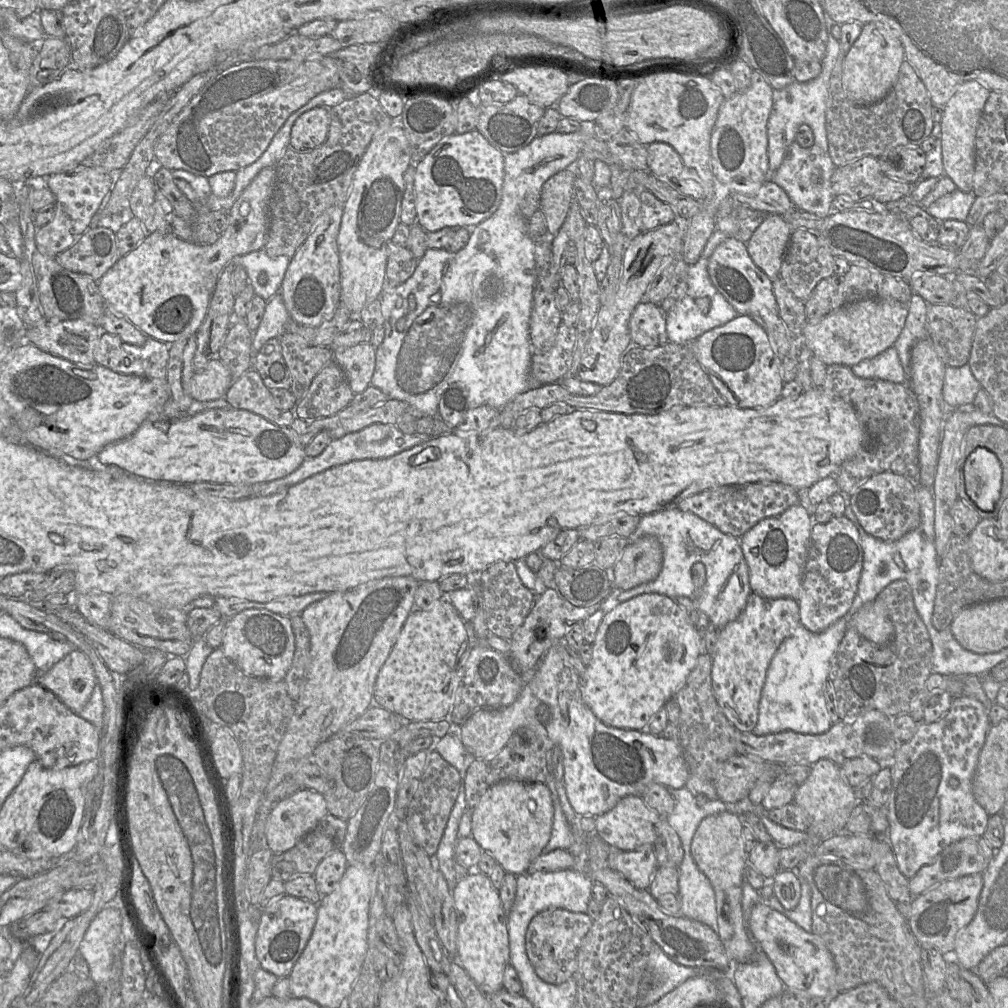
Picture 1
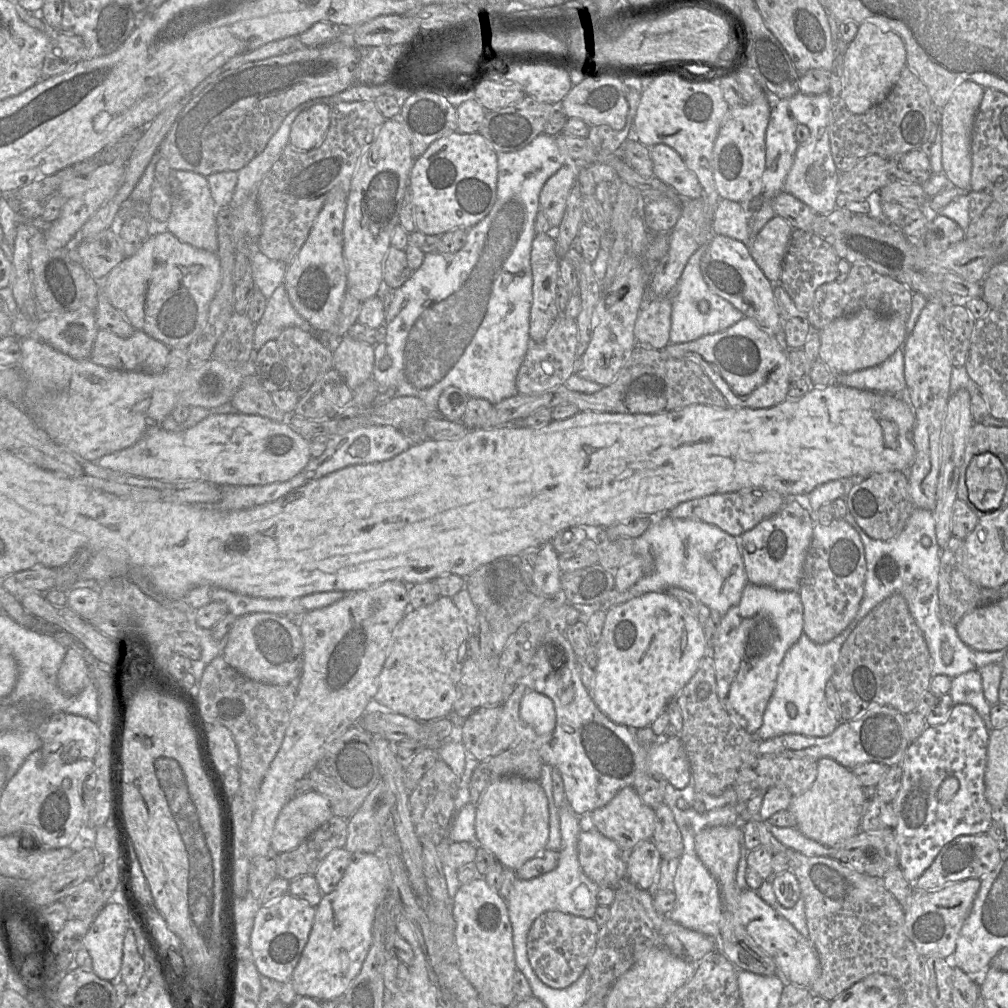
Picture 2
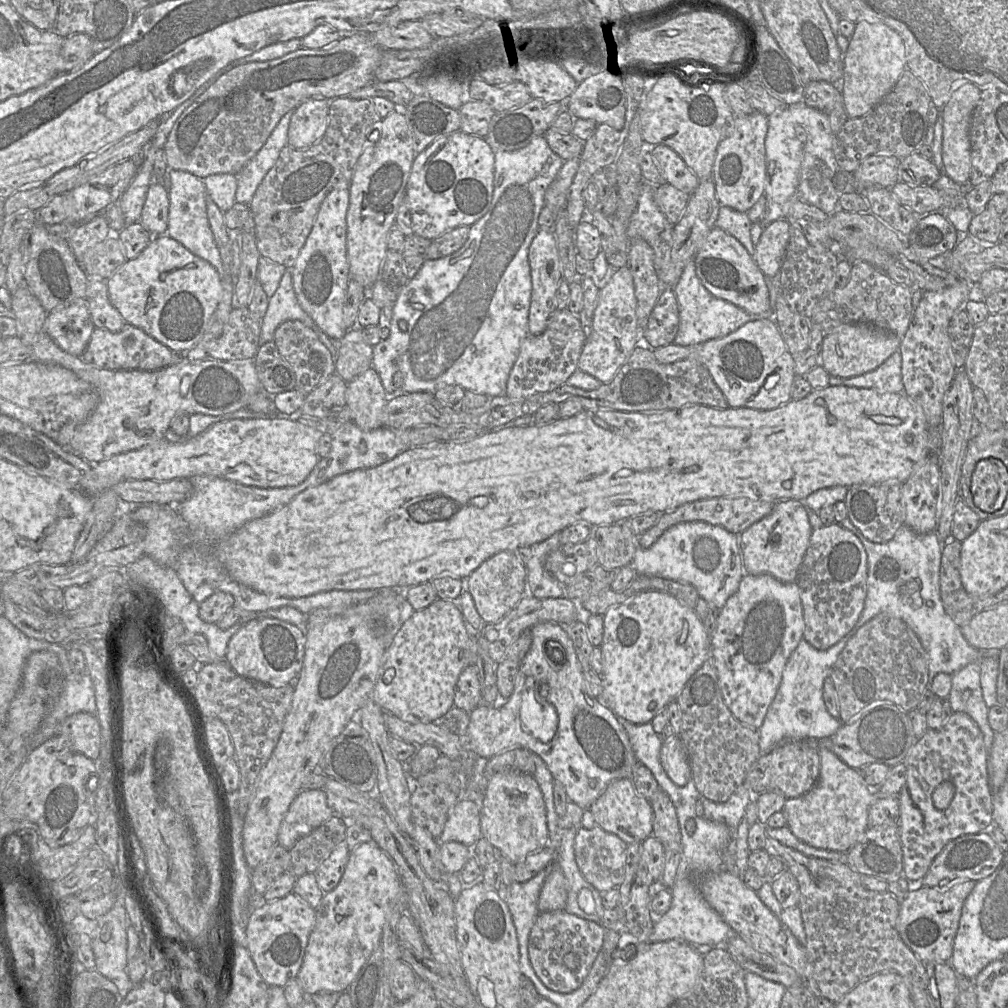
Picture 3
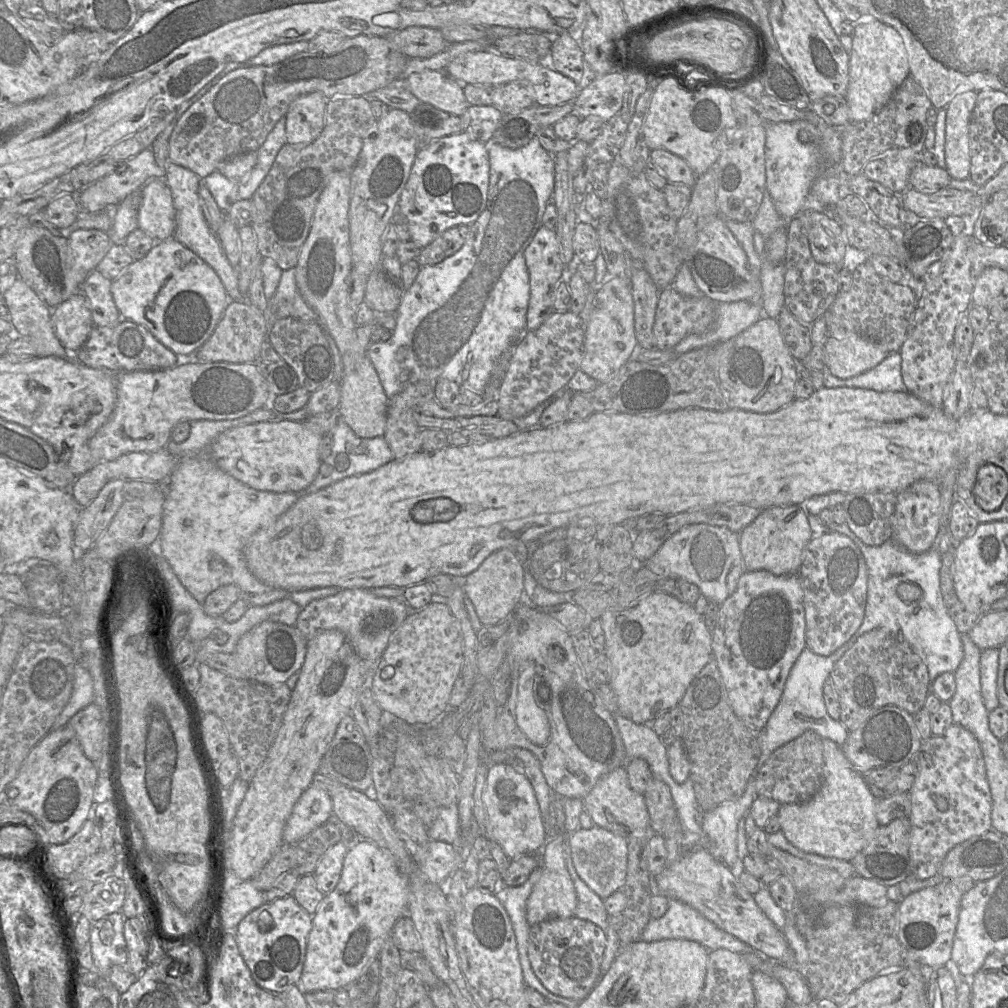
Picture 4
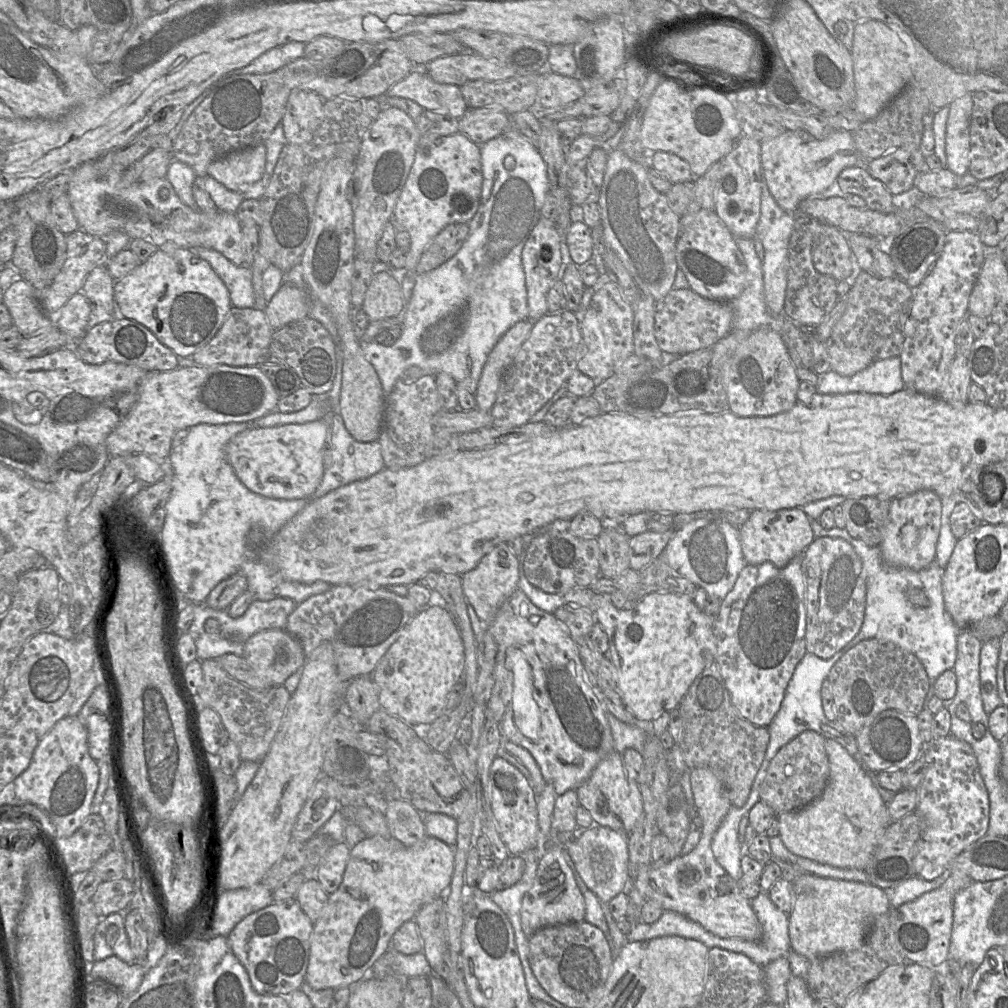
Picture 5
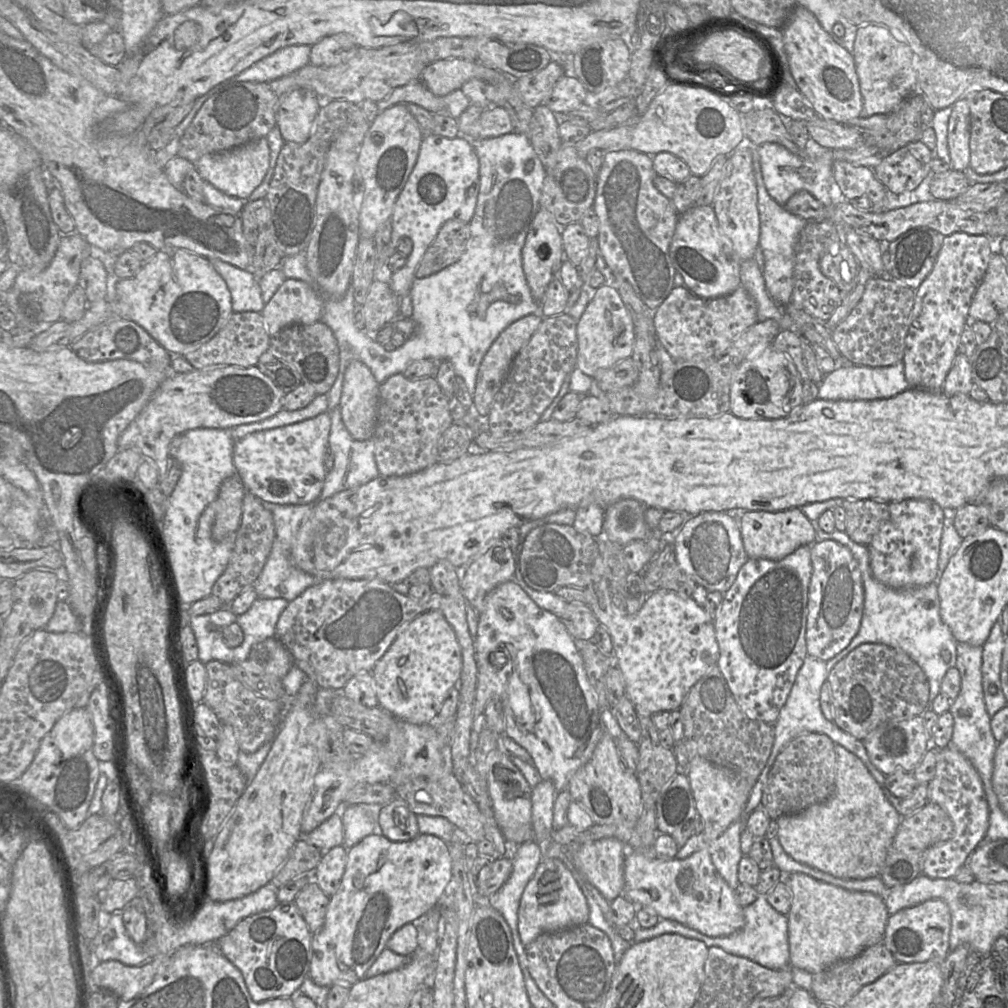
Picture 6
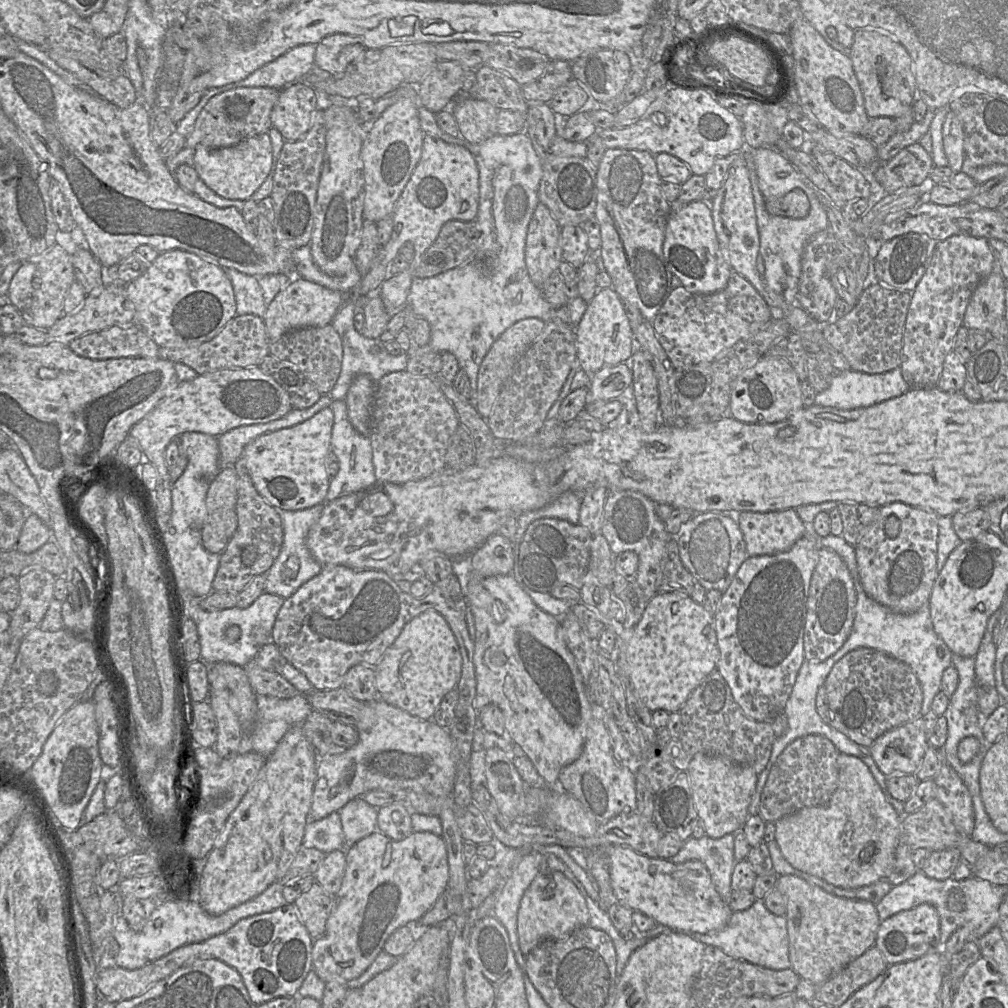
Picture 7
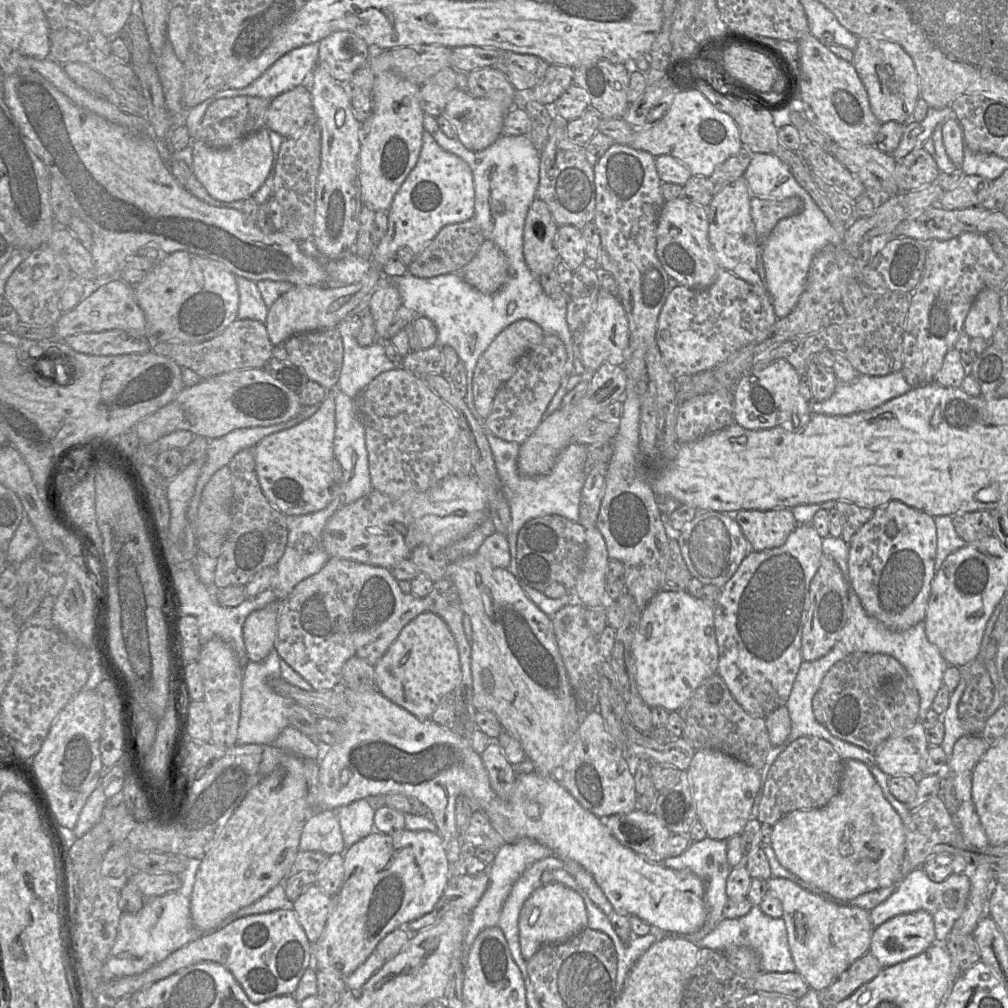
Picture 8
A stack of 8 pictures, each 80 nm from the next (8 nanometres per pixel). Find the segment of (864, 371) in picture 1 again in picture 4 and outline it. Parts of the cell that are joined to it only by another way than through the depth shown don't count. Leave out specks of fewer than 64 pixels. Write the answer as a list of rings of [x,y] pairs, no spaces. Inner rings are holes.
[[[898,351],[889,353],[874,368],[848,379],[841,379],[829,371],[824,371],[824,387],[855,387],[879,392],[904,392],[907,389],[902,379],[901,363],[902,358]]]

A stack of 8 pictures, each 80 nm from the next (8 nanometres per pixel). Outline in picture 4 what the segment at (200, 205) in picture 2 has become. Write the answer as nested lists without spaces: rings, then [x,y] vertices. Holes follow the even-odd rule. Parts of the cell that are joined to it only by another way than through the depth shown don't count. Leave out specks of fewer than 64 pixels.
[[[169,163],[165,180],[169,185],[175,208],[175,231],[173,237],[205,261],[219,276],[232,301],[246,300],[238,288],[238,267],[233,267],[224,254],[216,234],[207,224],[200,207],[198,188],[200,177],[188,168]]]

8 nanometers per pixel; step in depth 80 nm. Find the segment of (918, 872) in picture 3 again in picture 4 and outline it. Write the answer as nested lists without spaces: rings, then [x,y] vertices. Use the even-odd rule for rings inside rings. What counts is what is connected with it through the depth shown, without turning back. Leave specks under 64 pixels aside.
[[[958,724],[950,725],[942,735],[932,735],[922,740],[919,750],[910,762],[916,767],[915,780],[908,793],[911,801],[911,811],[908,816],[911,825],[909,841],[911,876],[925,880],[939,874],[943,860],[954,846],[992,830],[992,798],[979,742],[969,730]],[[937,795],[947,798],[948,808],[945,811],[937,809],[935,804]]]

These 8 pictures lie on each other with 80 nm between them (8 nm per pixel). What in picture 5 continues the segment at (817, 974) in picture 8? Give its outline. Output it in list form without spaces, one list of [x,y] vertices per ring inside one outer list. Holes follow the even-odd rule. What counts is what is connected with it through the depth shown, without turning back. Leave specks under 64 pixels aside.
[[[799,873],[792,885],[793,907],[788,915],[791,950],[808,960],[858,950],[864,944],[873,920],[891,910],[886,891],[870,882]]]

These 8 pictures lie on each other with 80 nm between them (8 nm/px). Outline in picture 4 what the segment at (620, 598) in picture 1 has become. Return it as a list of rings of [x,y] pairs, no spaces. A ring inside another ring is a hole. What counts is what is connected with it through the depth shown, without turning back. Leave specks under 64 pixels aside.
[[[704,523],[681,528],[643,566],[660,576],[682,578],[694,583],[709,601],[718,604],[722,604],[735,591],[740,576],[746,571],[739,534],[726,527]]]

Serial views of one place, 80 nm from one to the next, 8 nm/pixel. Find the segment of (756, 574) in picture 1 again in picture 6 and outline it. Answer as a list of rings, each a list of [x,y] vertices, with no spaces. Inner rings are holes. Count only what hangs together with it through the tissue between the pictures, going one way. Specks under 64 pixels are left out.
[[[800,508],[783,511],[741,511],[739,527],[746,554],[751,559],[781,560],[803,545],[812,545],[816,533]]]

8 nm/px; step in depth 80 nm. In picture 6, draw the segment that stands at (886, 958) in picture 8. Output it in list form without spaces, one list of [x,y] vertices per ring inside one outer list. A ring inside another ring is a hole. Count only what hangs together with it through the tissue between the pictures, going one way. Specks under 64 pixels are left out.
[[[934,898],[889,915],[883,943],[897,963],[935,961],[942,963],[949,952],[950,909],[945,901]]]

